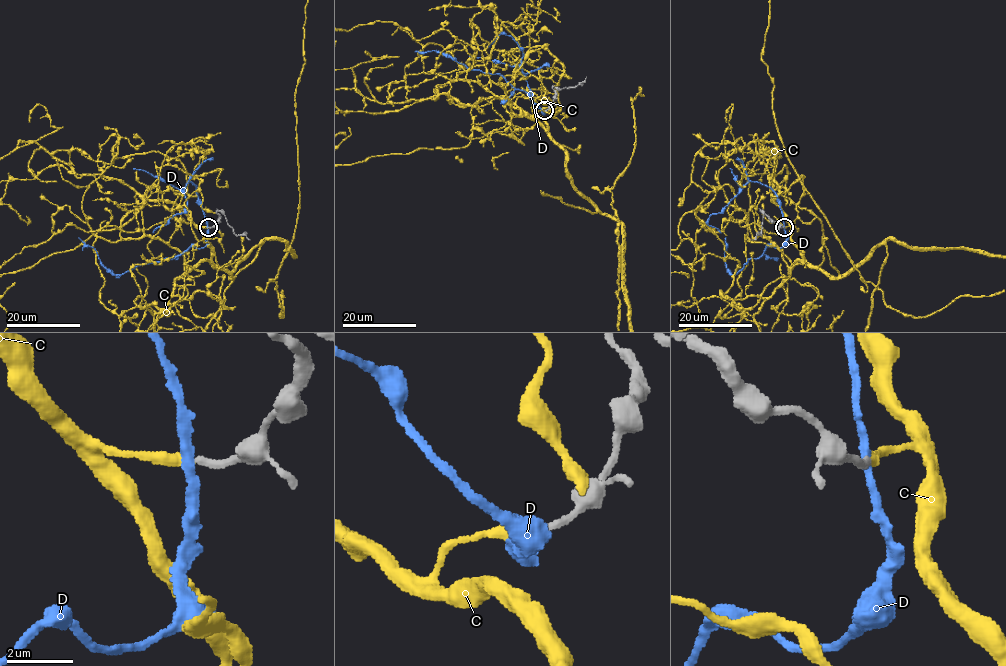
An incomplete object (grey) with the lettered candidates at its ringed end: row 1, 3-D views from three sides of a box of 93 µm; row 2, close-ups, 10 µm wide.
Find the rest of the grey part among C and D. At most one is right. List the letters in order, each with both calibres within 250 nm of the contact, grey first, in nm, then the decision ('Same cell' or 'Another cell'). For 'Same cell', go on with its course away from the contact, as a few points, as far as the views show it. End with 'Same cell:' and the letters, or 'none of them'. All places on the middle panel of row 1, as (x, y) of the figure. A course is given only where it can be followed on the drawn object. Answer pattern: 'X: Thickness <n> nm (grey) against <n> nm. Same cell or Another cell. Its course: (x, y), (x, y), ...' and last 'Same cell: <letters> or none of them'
C: Thickness 240 nm (grey) against 320 nm. Same cell
D: Thickness 240 nm (grey) against 280 nm. Another cell
Same cell: C

